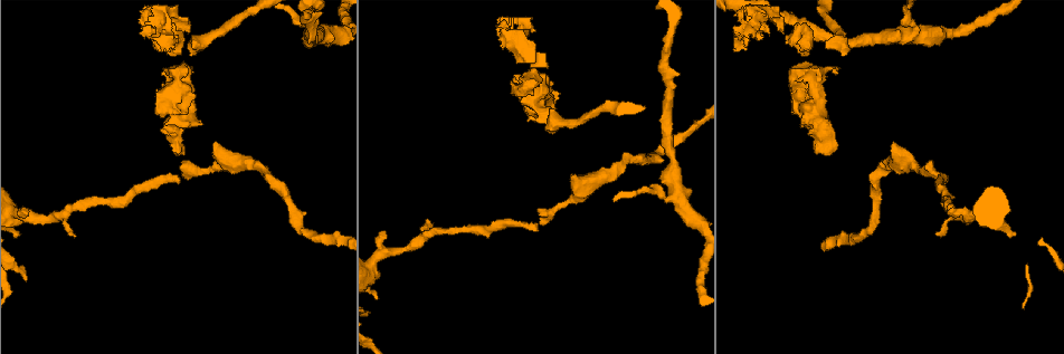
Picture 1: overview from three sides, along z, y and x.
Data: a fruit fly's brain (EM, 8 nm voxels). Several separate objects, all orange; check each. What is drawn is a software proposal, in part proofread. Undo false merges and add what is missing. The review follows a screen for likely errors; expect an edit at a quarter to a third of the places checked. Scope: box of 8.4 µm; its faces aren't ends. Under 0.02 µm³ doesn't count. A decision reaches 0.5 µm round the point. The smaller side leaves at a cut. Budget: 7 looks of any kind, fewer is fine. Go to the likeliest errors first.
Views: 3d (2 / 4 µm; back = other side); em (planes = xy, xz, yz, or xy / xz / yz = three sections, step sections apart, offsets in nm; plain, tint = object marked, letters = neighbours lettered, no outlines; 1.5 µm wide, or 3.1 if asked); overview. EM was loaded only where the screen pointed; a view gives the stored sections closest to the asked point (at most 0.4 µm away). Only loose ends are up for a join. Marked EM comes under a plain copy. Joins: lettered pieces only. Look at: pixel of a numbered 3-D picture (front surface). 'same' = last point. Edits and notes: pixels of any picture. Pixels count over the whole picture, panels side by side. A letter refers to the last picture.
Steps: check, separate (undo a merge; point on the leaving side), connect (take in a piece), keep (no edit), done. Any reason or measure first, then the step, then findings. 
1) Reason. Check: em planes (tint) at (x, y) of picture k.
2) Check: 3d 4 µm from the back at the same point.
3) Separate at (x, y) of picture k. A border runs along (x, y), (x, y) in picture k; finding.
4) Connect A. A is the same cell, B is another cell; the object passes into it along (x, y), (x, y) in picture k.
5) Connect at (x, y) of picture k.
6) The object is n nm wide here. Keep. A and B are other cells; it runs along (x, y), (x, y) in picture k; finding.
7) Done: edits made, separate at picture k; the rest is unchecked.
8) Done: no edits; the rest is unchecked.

Branch stops here. Check: em planes (letters) at (574, 177) of picture 1.

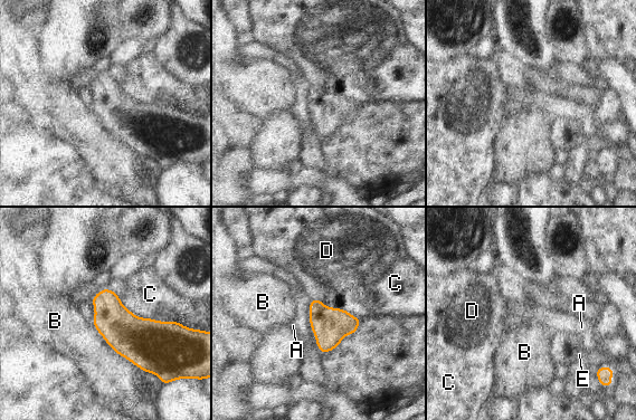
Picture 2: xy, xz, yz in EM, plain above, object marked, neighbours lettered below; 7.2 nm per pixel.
Keep. A, B, C, D and E are other cells; a border runs along (340, 307), (344, 309) in picture 2; none of them fits.

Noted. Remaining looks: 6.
Free end. Check: em xy step 8 (tint) at (185, 152) of picture 1.

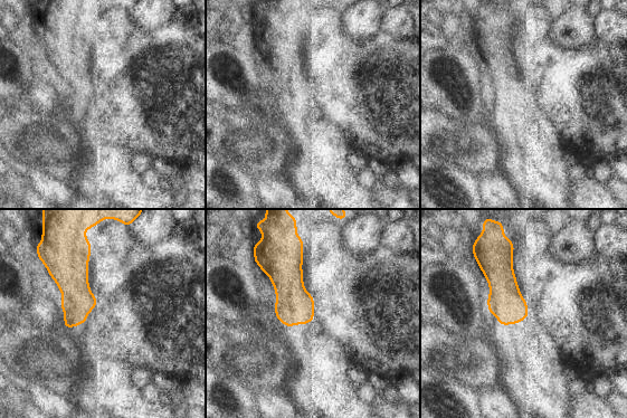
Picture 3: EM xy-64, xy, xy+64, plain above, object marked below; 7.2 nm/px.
Cut it another way. Check: em planes (tint) at the same point.

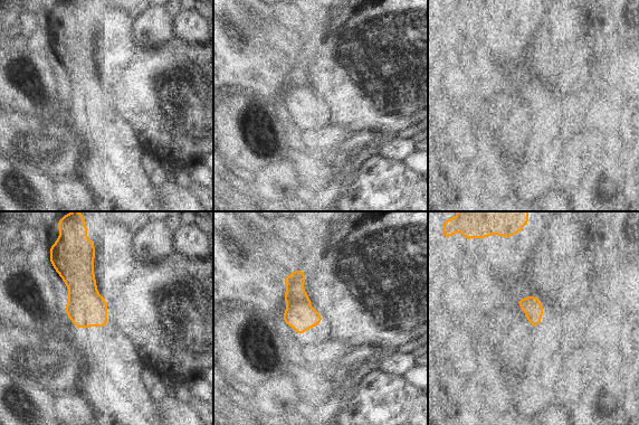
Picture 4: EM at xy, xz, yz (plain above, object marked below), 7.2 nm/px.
See the neighbours. Check: em planes (letters) at the same point.

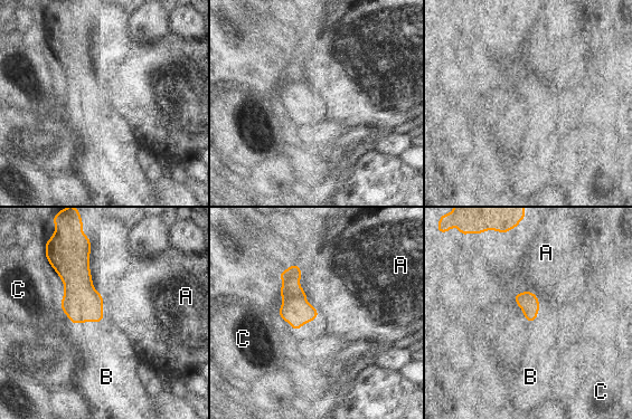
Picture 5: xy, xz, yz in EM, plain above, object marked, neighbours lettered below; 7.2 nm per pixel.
Connect B. B is the same cell, A and C are other cells; the object passes into it along (81, 302), (87, 321), (103, 351) in picture 5; it goes on there.

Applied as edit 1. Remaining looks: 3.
See it whole again. Check: overview.

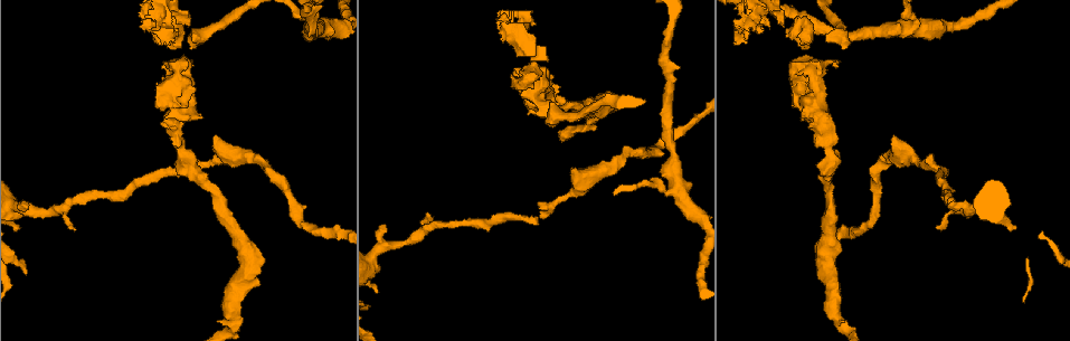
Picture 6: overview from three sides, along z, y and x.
Branch stops here. Check: em planes (tint) at (948, 208) of picture 6.

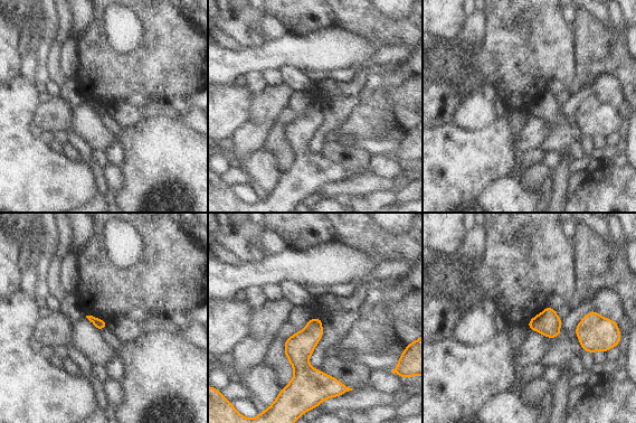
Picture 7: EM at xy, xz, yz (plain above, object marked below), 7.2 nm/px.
Check: em planes (letters) at the same point.

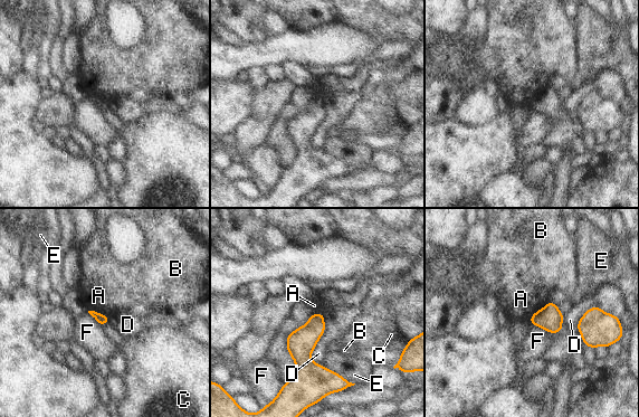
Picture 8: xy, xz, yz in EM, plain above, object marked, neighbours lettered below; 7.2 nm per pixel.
Keep. A, B, C, D, E and F are other cells; a border runs along (321, 365), (355, 384) in picture 8; none of them fits.

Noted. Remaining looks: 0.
Done: edits made, connect at picture 5; the rest is unchecked.

